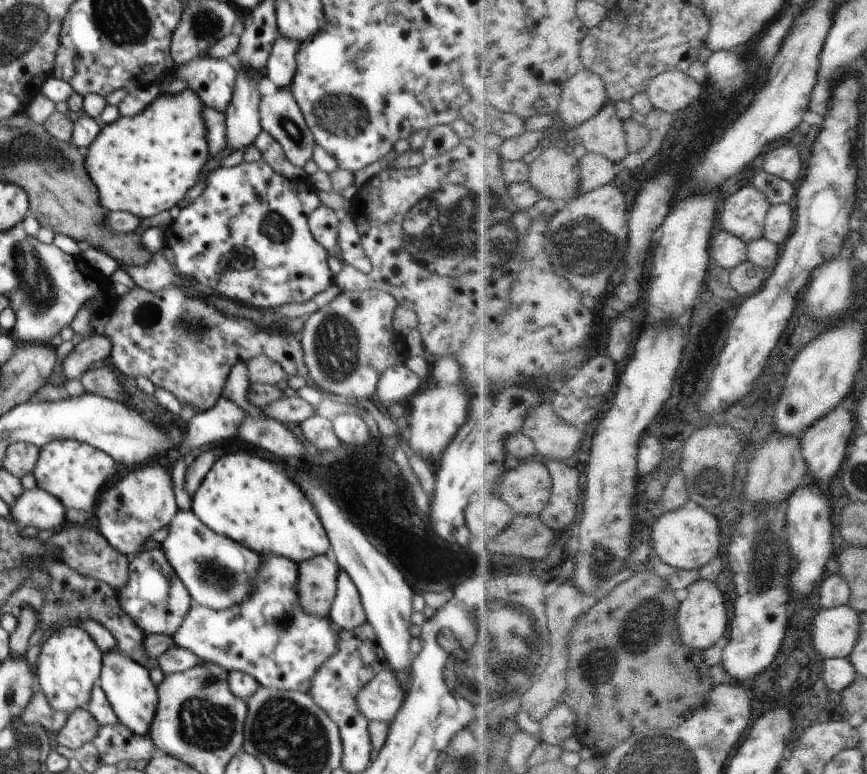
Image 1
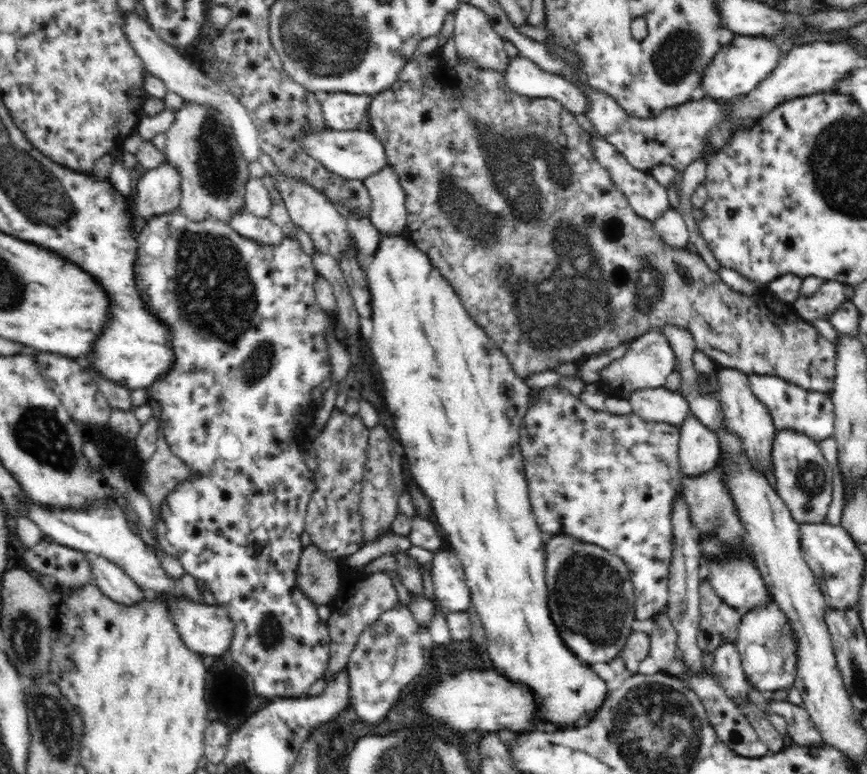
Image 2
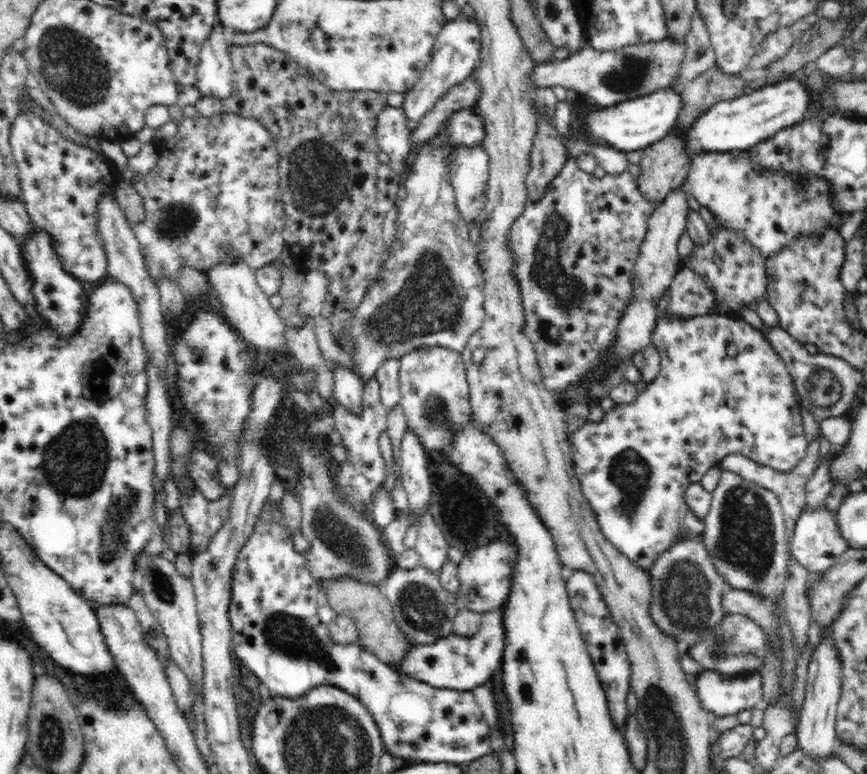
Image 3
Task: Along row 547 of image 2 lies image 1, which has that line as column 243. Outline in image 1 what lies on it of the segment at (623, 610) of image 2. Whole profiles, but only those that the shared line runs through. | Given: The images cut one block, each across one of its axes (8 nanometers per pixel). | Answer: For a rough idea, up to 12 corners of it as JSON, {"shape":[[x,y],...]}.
{"shape":[[179,510],[161,545],[194,603],[252,594],[260,553]]}

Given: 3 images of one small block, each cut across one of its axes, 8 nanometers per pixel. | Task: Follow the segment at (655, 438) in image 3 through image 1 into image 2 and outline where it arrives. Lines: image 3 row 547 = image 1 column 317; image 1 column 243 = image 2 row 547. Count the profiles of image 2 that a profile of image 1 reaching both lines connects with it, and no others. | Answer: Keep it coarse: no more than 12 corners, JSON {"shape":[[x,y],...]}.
{"shape":[[541,389],[537,526],[619,556],[666,609],[678,425]]}

